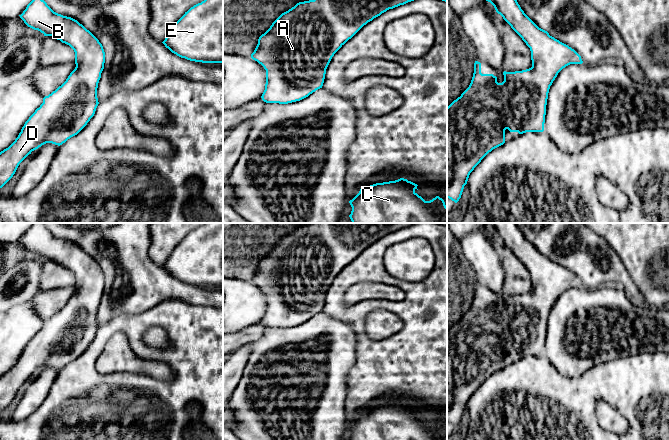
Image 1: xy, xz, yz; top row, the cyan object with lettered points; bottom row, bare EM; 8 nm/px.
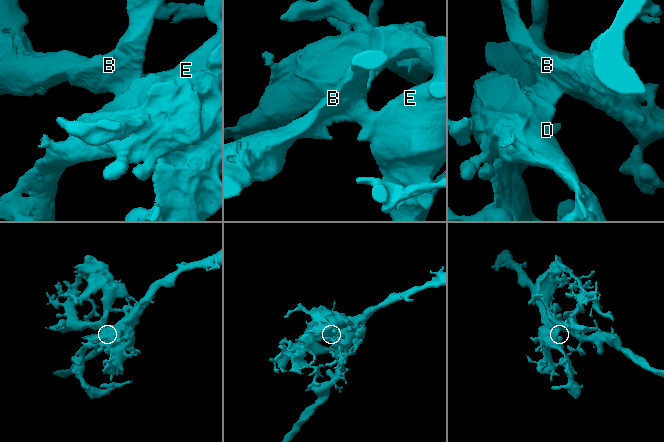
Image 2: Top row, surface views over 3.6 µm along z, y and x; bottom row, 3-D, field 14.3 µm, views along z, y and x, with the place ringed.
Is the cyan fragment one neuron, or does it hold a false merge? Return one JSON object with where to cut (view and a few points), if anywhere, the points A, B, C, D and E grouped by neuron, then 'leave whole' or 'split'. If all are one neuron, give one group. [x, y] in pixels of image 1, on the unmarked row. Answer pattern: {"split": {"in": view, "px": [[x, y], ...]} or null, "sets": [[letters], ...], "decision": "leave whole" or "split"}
{"split": null, "sets": [["A", "B", "C", "D", "E"]], "decision": "leave whole"}

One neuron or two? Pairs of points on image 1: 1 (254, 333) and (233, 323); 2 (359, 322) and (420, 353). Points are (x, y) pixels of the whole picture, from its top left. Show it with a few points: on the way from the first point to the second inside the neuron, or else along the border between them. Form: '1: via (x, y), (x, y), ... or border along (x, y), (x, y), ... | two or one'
1: border along (260, 320), (233, 332) | two
2: via (365, 340), (378, 353), (402, 353) | one

